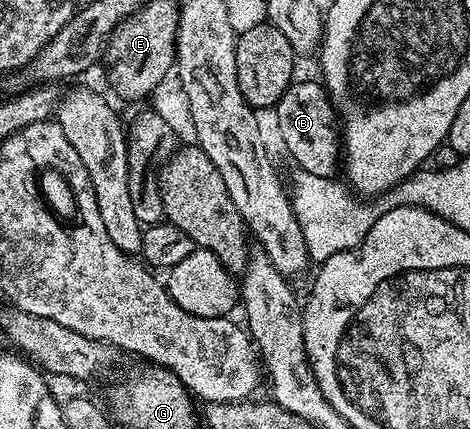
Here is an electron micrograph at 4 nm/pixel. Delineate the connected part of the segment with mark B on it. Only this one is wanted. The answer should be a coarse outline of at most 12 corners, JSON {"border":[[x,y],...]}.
{"border":[[292,81],[273,107],[298,169],[335,178],[341,130],[322,81]]}

